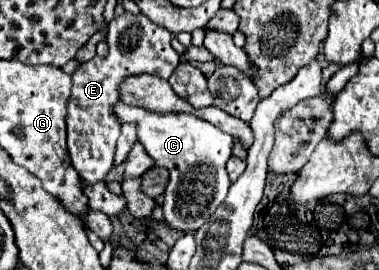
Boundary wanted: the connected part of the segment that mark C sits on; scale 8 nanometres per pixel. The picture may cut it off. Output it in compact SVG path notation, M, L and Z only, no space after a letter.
M117 102L113 106L113 114L121 124L135 124L137 140L157 166L165 166L169 170L169 184L165 188L163 202L165 222L183 232L197 232L229 192L231 182L225 162L231 156L231 144L235 138L189 112L161 114Z

